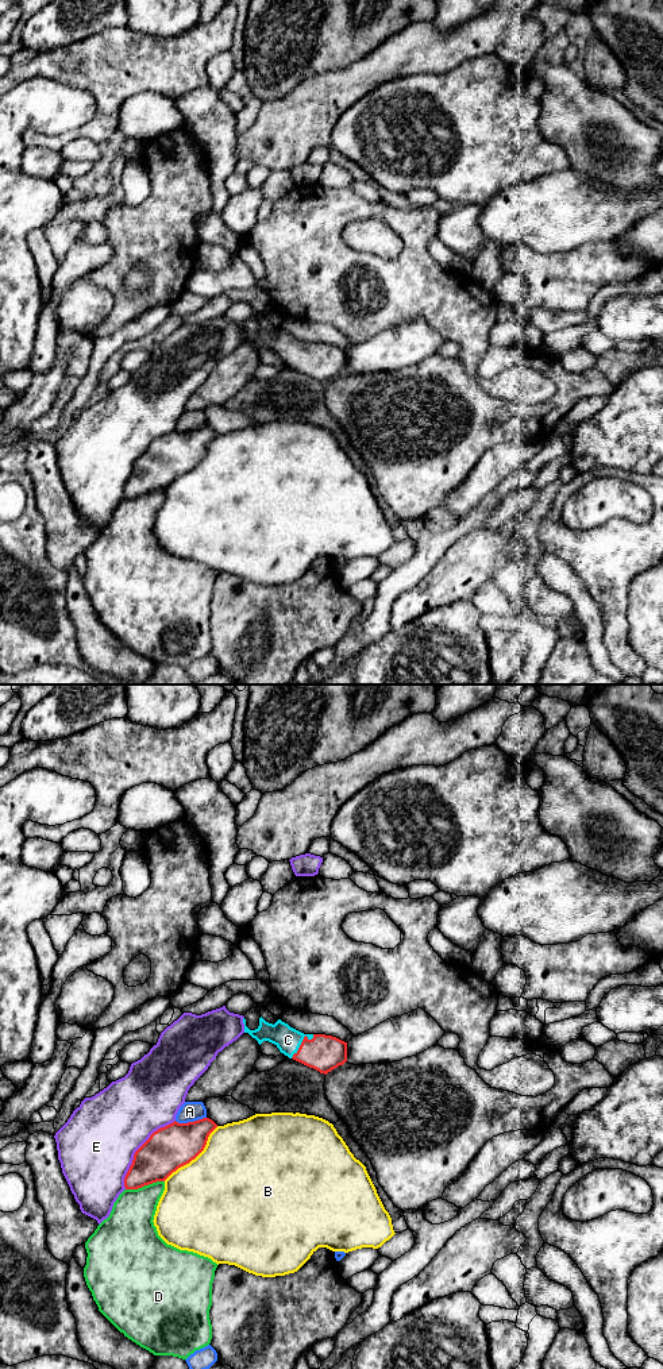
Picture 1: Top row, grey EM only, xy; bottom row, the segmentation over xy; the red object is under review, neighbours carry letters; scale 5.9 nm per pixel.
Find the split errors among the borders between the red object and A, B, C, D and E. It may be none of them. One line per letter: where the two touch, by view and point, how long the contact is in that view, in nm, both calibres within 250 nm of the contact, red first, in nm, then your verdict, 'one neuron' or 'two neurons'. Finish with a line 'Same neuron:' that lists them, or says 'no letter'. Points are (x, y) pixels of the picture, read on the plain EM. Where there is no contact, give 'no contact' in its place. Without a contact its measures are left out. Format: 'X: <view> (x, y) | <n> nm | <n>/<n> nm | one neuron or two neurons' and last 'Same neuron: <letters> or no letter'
A: xy (189, 431) | 190 nm | 260/120 nm | two neurons
B: xy (195, 466) | 460 nm | 260/500 nm | two neurons
C: xy (301, 351) | 200 nm | 220/160 nm | one neuron
D: xy (145, 493) | 240 nm | 260/280 nm | two neurons
E: xy (137, 459) | 500 nm | 260/460 nm | two neurons
Same neuron: C

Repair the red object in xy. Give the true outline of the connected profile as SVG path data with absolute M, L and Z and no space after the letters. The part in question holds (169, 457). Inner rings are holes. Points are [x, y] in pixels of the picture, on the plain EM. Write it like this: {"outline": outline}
{"outline": "M203 427L188 432L174 429L154 440L134 463L124 486L126 498L165 490L204 459L209 443L216 436L212 428Z"}

